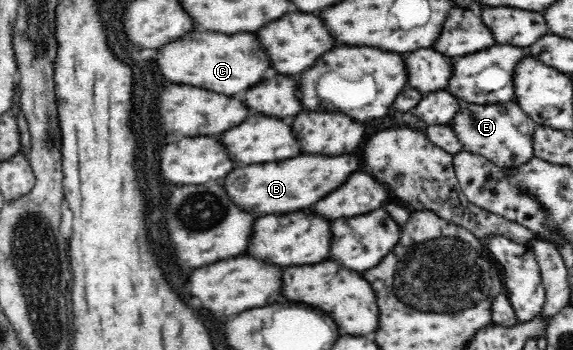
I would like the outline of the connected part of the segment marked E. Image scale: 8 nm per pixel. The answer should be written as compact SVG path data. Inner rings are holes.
M511 100L486 105L463 102L447 124L454 129L454 135L458 137L463 151L480 155L496 163L499 168L520 166L535 156L533 134L538 124ZM522 124L527 125L526 133L520 131Z

